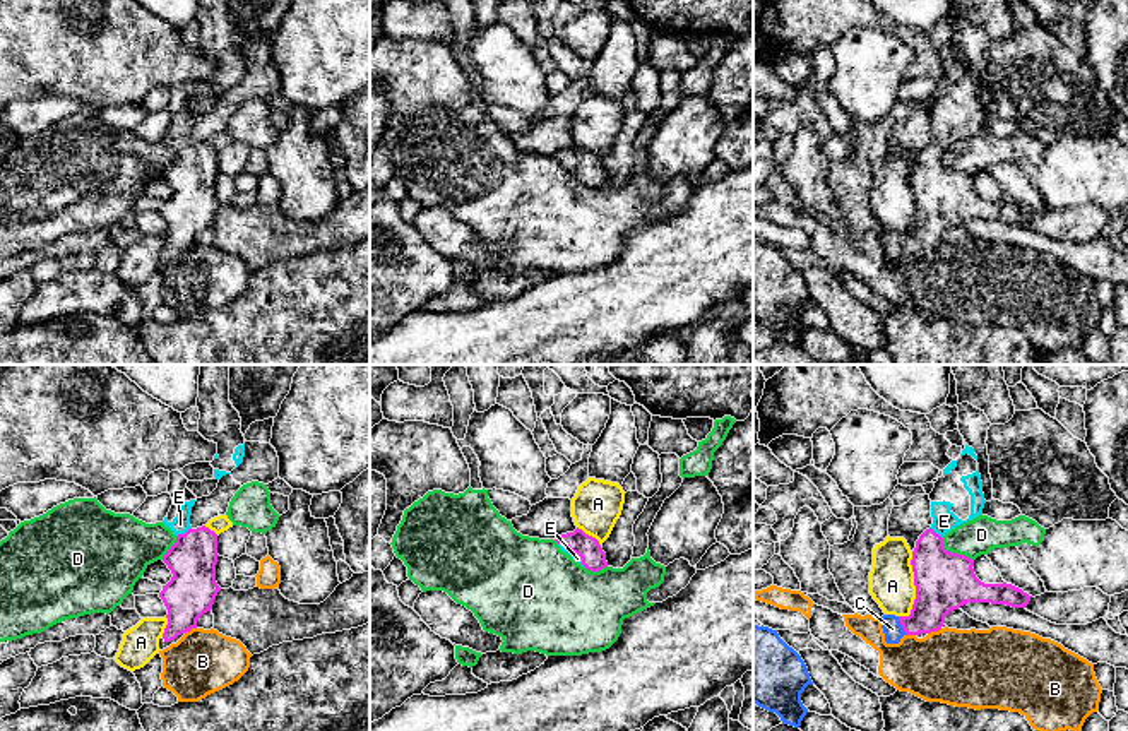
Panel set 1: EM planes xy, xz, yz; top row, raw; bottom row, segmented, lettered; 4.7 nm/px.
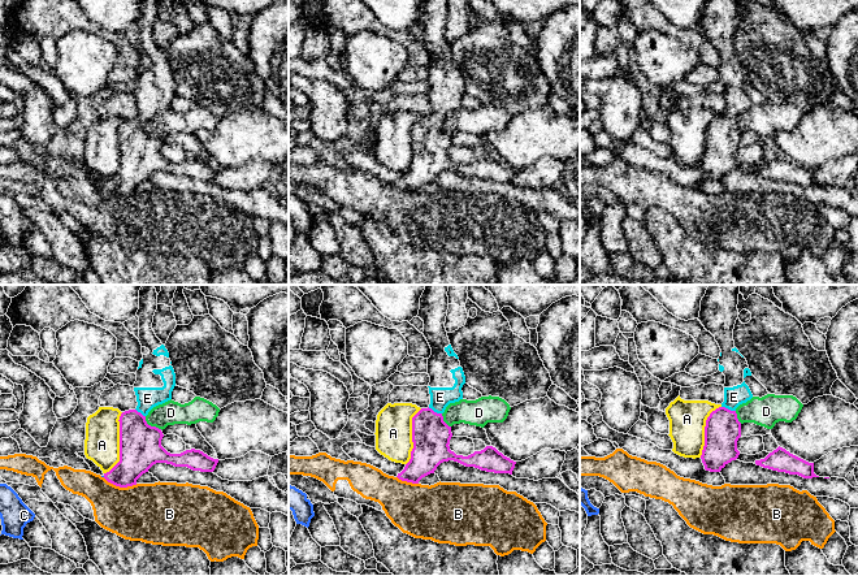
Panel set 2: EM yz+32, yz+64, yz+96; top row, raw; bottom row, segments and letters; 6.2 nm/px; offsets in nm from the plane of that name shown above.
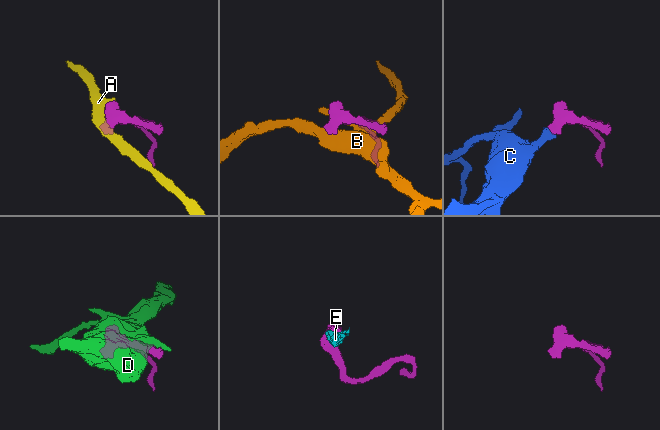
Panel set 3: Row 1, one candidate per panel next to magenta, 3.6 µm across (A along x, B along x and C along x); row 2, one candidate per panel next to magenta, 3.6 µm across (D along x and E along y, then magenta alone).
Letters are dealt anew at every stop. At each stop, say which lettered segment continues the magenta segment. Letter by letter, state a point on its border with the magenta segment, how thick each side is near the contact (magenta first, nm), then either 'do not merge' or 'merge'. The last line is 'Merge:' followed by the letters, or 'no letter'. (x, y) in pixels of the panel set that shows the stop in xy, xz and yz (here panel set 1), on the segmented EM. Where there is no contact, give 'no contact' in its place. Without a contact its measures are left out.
A: yz (916, 588) | 280/200 nm | do not merge
B: yz (935, 630) | 280/360 nm | do not merge
C: yz (901, 624) | 240/90 nm | merge
D: yz (954, 553) | 280/170 nm | do not merge
E: xy (185, 533) | 220/90 nm | merge
Merge: C, E

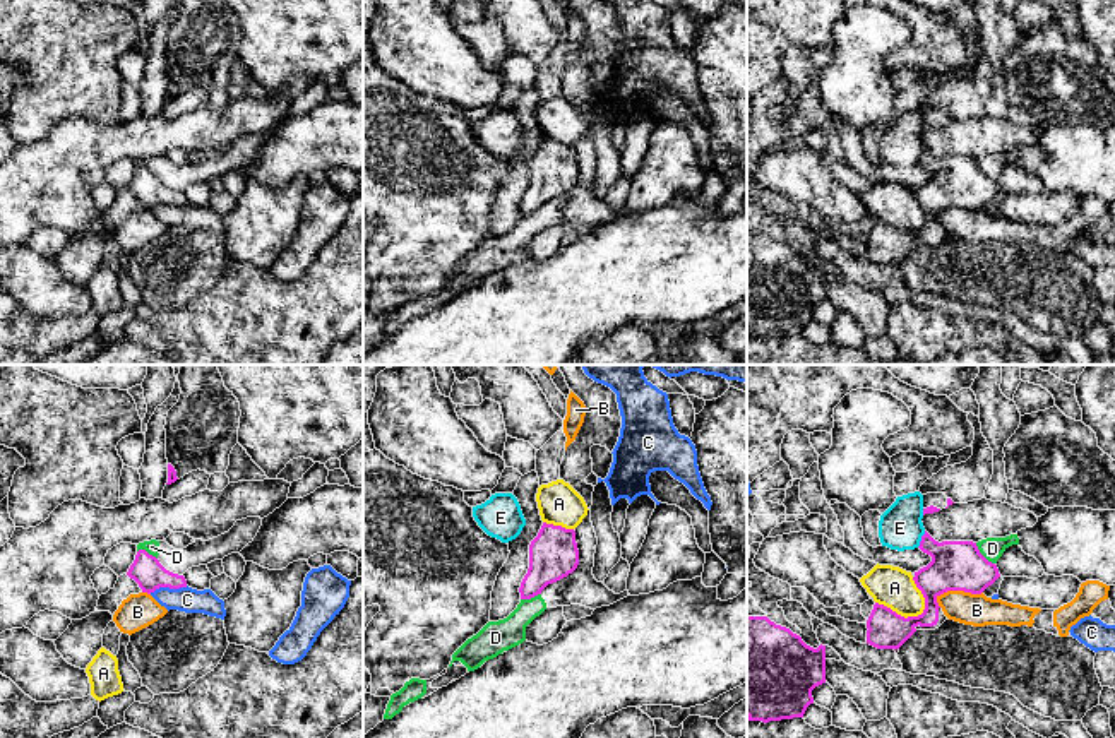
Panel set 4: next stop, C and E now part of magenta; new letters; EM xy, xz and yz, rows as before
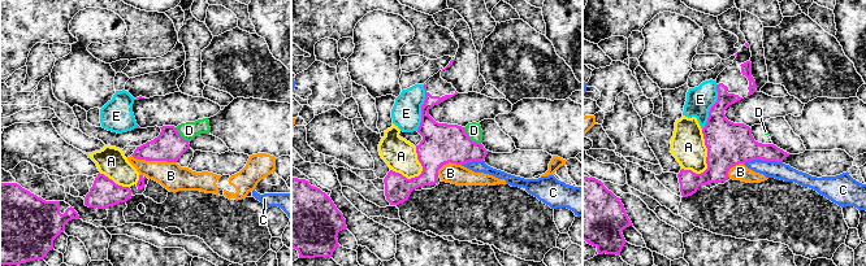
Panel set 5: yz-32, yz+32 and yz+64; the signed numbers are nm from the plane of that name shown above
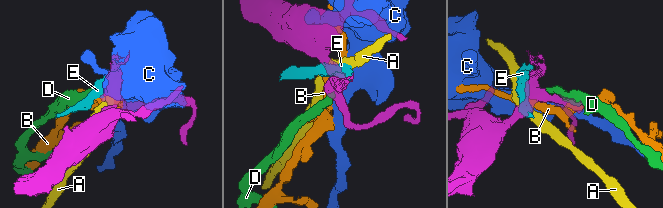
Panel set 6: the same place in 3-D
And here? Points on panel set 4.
A: yz (900, 615) | 180/190 nm | do not merge
B: yz (958, 589) | 240/150 nm | do not merge
C: xy (168, 586) | 150/120 nm | do not merge
D: yz (982, 555) | 240/110 nm | do not merge
E: yz (922, 540) | 240/200 nm | do not merge
Merge: no letter

